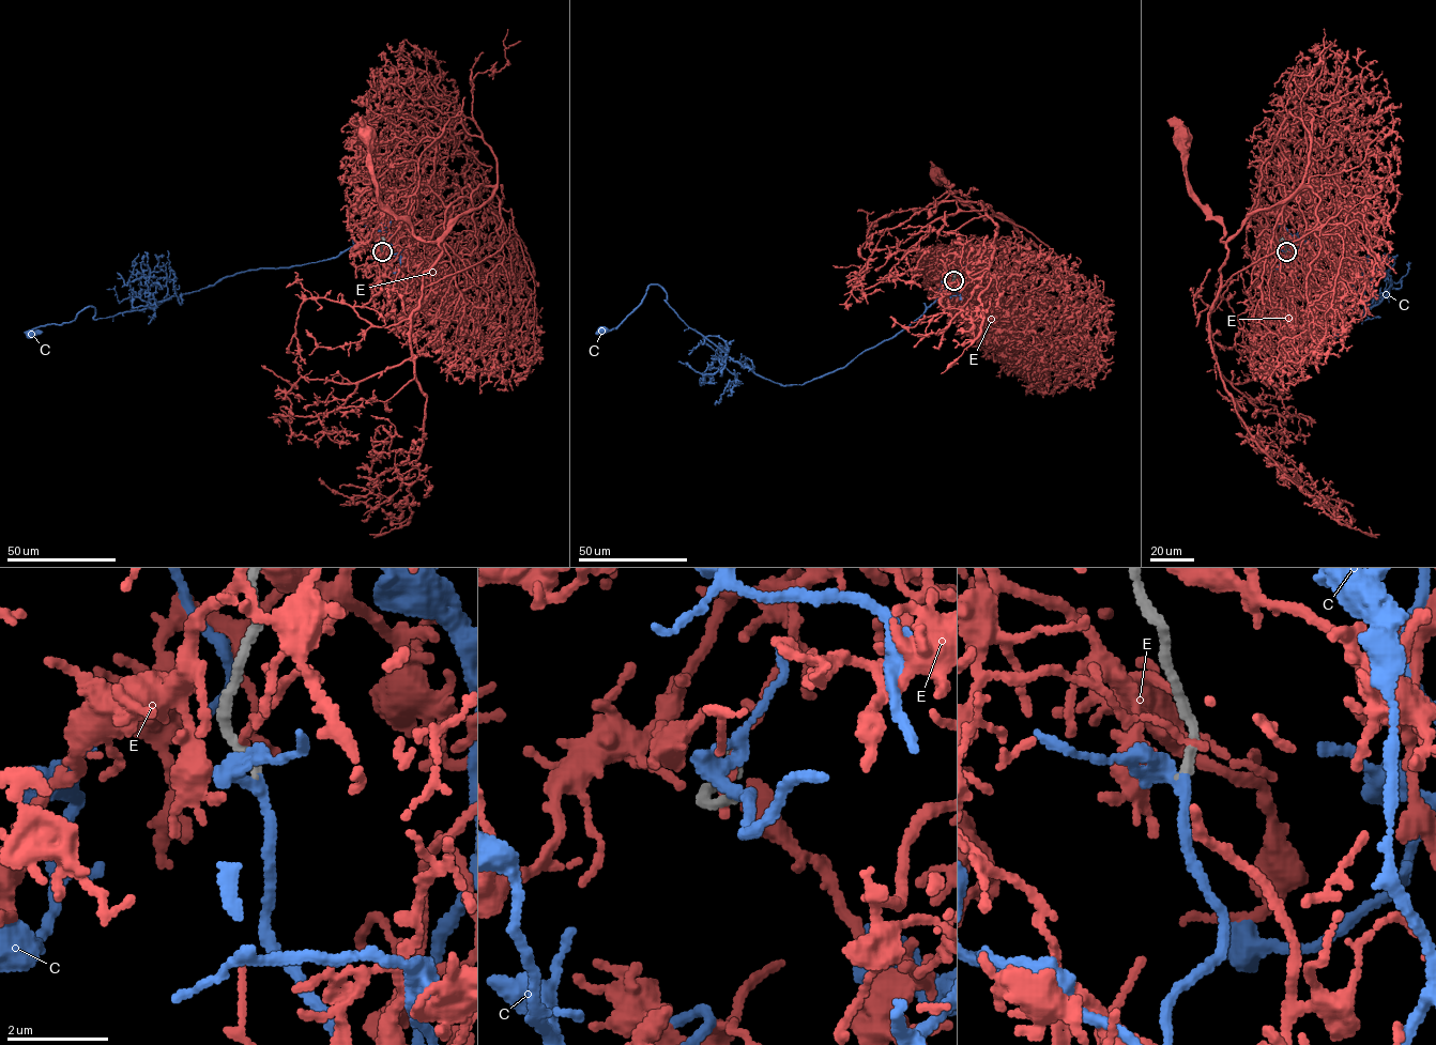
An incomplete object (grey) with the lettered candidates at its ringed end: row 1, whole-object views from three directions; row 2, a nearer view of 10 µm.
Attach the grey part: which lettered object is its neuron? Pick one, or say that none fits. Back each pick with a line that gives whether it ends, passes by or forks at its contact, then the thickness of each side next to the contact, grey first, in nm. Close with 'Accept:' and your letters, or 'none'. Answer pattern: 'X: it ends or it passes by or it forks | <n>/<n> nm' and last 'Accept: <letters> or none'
C: it passes by | 190/280 nm
Accept: C

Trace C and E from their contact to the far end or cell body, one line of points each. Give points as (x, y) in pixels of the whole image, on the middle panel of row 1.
C: (953, 280), (963, 289), (801, 385), (732, 360), (657, 285), (617, 326), (600, 329)
E: (952, 280), (977, 260), (1009, 270), (1057, 303), (1066, 296), (1051, 261), (1007, 219), (984, 217), (935, 177)

